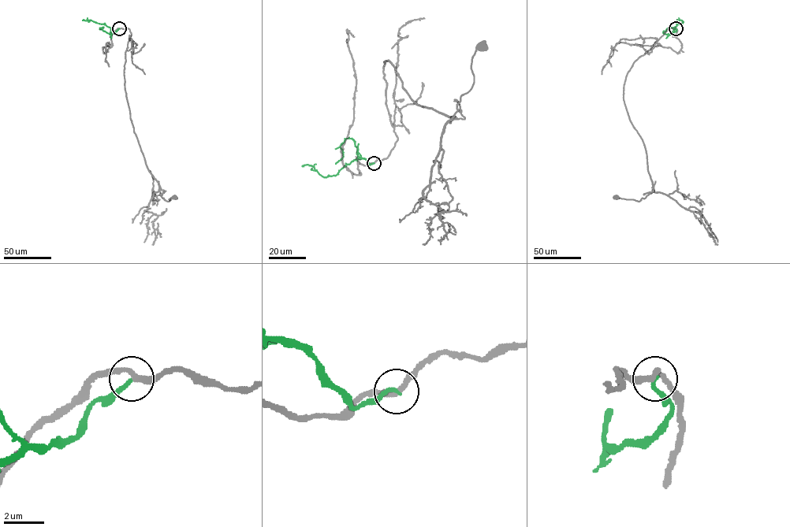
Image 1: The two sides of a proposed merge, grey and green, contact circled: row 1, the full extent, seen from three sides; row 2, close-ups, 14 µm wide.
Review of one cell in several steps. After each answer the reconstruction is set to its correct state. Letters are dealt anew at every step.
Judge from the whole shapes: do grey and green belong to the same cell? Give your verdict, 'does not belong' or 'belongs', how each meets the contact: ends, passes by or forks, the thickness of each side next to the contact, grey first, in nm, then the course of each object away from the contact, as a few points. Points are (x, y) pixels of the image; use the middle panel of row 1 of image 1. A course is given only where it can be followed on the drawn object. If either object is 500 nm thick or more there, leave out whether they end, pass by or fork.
does not belong; grey passes by; green ends; calibres 260 and 200 nm; course grey (374, 163), (397, 139), (385, 103), (385, 61), (417, 105), (451, 119), (471, 88), (471, 58), (481, 46); course green (374, 163), (370, 165), (363, 158), (357, 159), (344, 166), (336, 175), (326, 176), (312, 166), (302, 166)

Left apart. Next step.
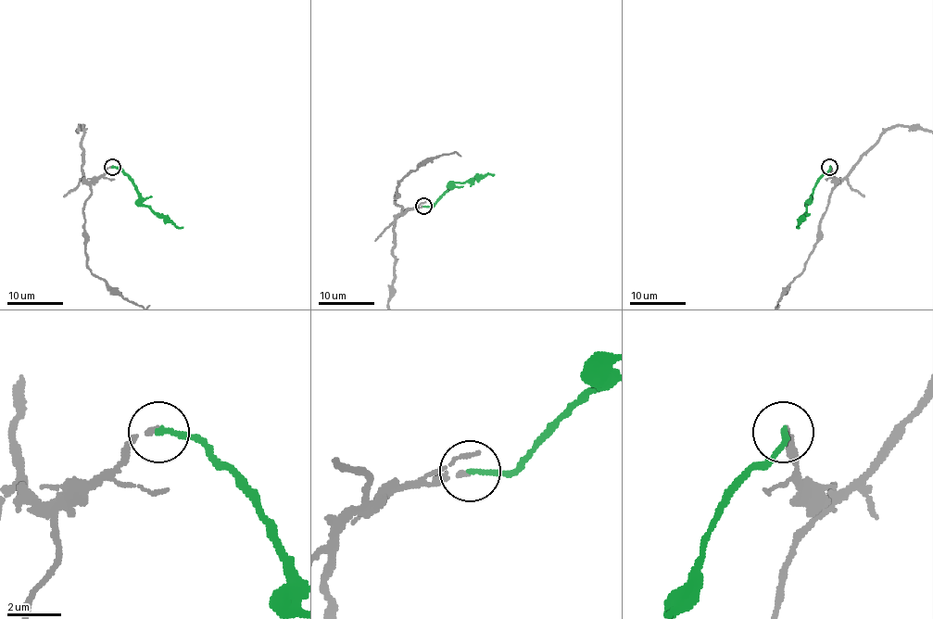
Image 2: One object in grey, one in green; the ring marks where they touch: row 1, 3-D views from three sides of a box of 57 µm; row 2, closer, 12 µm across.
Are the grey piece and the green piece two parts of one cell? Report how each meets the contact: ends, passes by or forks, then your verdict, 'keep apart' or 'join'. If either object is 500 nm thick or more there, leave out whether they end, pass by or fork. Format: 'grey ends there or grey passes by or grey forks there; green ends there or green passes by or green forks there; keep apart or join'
grey ends there; green ends there; join

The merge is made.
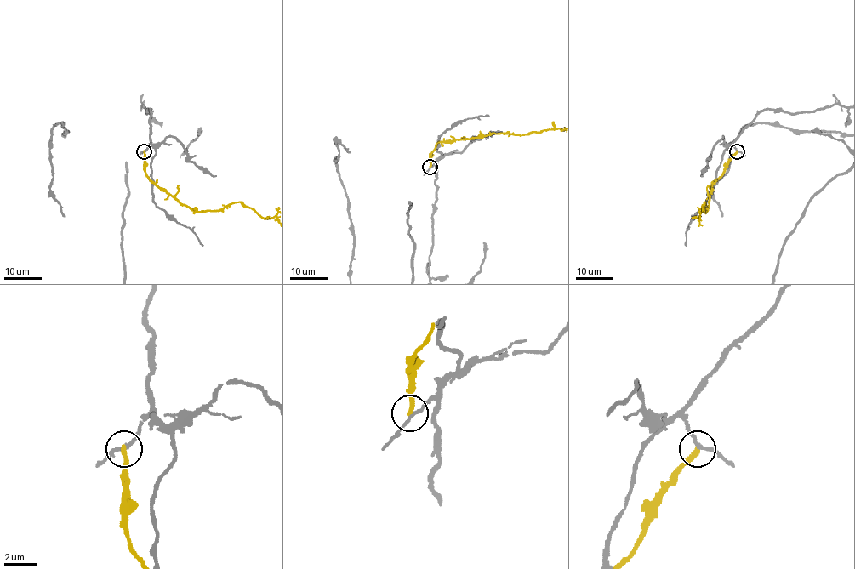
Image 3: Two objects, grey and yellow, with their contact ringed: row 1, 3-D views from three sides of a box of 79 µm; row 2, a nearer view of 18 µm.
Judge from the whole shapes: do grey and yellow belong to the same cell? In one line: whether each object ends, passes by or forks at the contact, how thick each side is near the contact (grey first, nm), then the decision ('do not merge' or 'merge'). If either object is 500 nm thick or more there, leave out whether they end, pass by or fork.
grey passes by | yellow ends | 180/300 nm | do not merge

